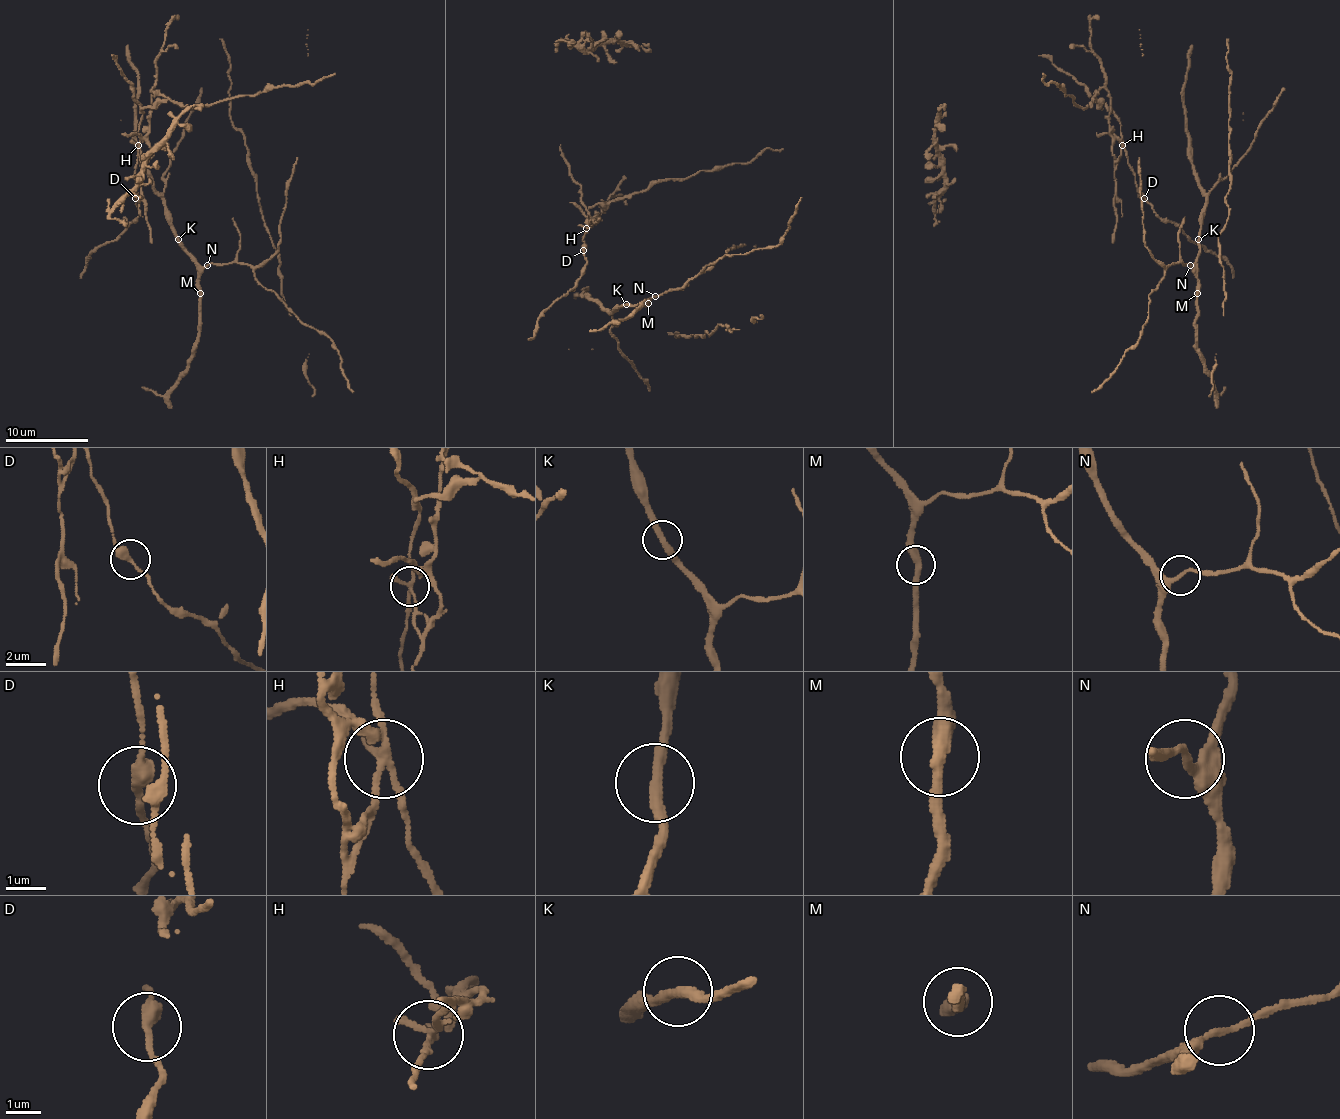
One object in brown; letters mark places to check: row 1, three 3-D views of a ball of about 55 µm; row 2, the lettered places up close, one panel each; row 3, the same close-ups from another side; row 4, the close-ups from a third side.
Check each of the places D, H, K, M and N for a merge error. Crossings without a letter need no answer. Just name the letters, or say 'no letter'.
H

